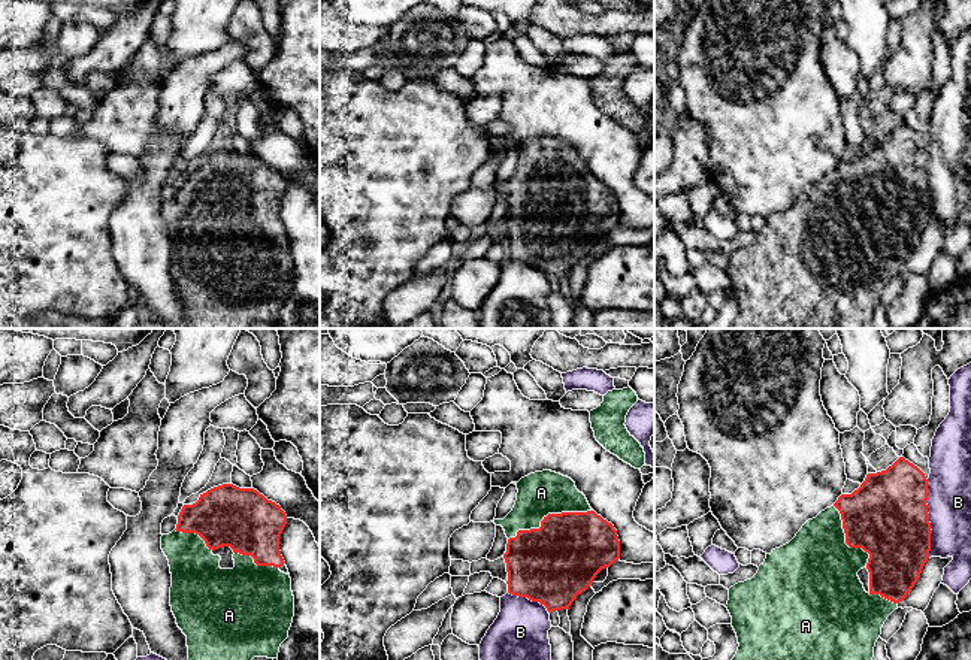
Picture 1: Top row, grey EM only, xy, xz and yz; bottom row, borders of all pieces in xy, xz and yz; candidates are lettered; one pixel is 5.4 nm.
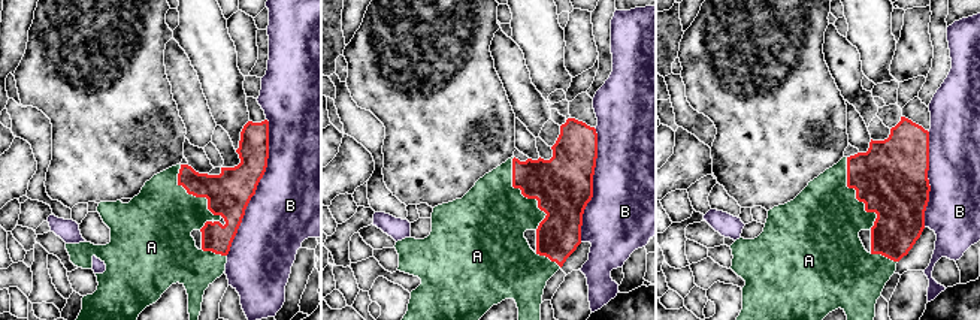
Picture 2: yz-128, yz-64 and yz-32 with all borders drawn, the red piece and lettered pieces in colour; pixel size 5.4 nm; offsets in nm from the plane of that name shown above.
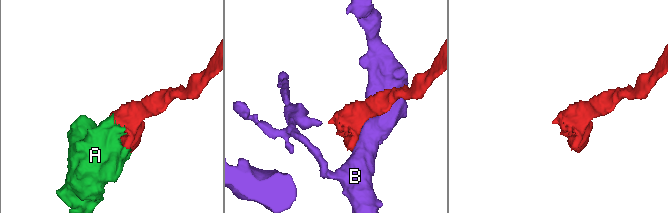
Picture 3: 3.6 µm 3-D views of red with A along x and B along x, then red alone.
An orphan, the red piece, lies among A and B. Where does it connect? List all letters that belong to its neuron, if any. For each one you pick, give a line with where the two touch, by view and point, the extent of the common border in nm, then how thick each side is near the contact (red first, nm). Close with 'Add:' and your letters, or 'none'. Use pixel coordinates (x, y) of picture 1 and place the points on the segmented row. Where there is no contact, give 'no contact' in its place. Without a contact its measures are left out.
A: meets red in xz at (547, 515); contact 480 nm long; 420 nm thick on the red side, 240 nm on the other
Add: A

